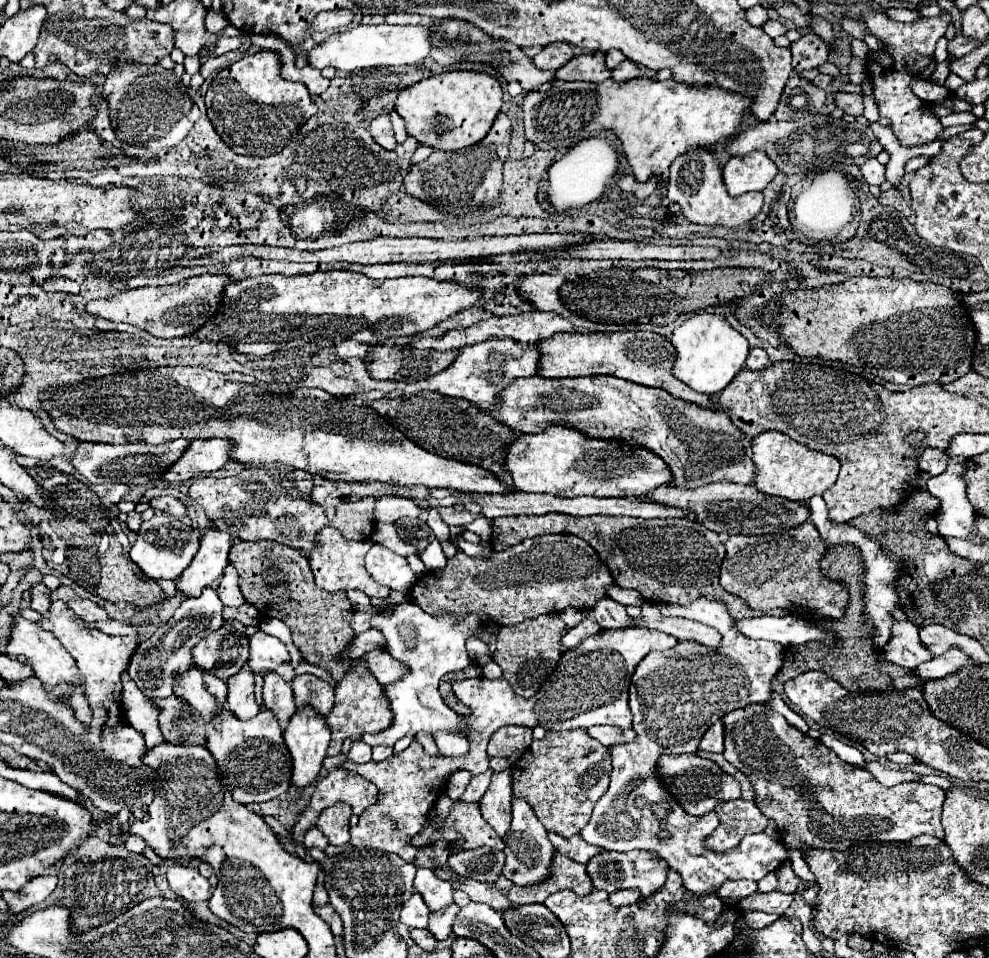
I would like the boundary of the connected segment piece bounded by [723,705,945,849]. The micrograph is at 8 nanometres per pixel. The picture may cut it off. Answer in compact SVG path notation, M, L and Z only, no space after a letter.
M749 705L749 707L741 707L737 711L731 711L729 715L723 717L723 723L725 723L725 759L739 767L743 773L749 775L753 787L755 787L755 803L757 807L761 809L761 813L767 817L767 819L773 819L781 831L781 839L785 843L785 847L797 847L801 849L803 845L811 845L811 847L823 847L823 849L829 849L831 845L835 843L841 843L845 845L845 841L911 841L919 835L933 835L937 839L943 839L943 827L941 827L941 807L943 807L943 801L945 801L945 791L941 787L935 787L935 785L925 785L925 783L899 783L895 787L885 787L881 785L867 769L863 767L855 767L855 765L849 765L845 761L841 761L837 757L837 753L833 753L829 747L825 747L823 743L819 743L817 739L811 739L809 735L801 733L799 729L791 727L781 715L773 713L767 705Z

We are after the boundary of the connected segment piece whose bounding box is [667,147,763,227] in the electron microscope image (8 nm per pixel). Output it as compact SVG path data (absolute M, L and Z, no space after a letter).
M689 149L683 155L679 155L671 163L671 177L667 183L667 199L671 203L679 203L685 217L691 223L701 225L725 225L725 227L739 227L743 223L749 223L763 207L763 193L745 193L743 197L731 197L725 191L725 183L721 179L721 165L717 159L717 153L713 149Z

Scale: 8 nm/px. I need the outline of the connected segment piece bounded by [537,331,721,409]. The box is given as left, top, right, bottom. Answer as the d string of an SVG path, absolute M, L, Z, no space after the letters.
M621 331L621 333L559 333L549 339L537 343L541 351L539 375L543 377L583 377L583 375L613 375L621 377L645 387L659 387L677 399L691 401L695 405L703 405L709 409L721 409L719 403L713 403L711 395L701 395L691 387L685 387L673 375L673 359L677 359L673 351L673 343L649 331Z

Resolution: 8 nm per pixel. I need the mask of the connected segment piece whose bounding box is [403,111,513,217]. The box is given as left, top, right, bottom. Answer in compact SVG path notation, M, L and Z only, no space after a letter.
M499 113L491 131L485 135L485 139L473 147L467 147L465 151L437 151L427 161L417 163L411 167L411 171L405 175L403 191L419 197L423 201L433 203L435 207L443 209L447 215L465 215L479 207L481 203L493 205L499 199L499 189L503 183L503 163L507 159L507 149L511 141L511 117L507 113Z

